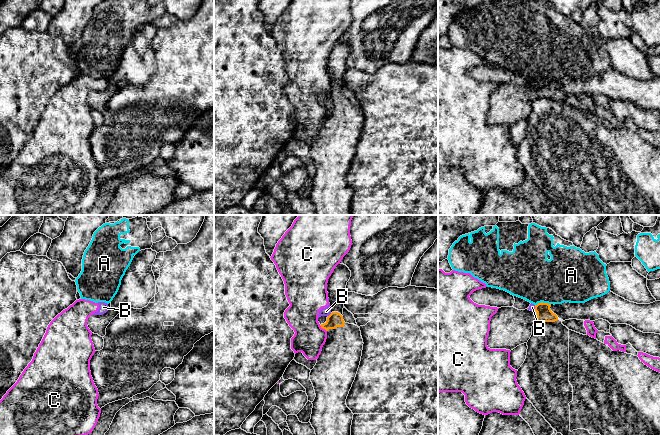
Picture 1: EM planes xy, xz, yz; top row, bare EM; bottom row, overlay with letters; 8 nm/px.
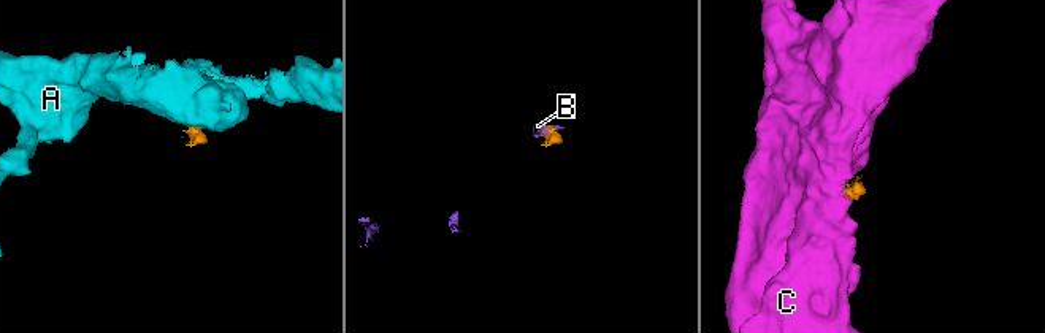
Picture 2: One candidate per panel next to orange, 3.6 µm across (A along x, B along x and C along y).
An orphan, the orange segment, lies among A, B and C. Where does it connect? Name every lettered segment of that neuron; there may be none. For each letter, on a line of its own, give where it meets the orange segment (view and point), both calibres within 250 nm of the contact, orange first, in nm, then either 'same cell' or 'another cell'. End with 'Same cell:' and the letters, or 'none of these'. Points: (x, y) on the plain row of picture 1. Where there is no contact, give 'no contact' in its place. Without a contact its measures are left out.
A: yz (542, 78) | 130/380 nm | another cell
B: xz (329, 91) | 120/70 nm | another cell
C: xz (323, 104) | 120/260 nm | another cell
Same cell: none of these

